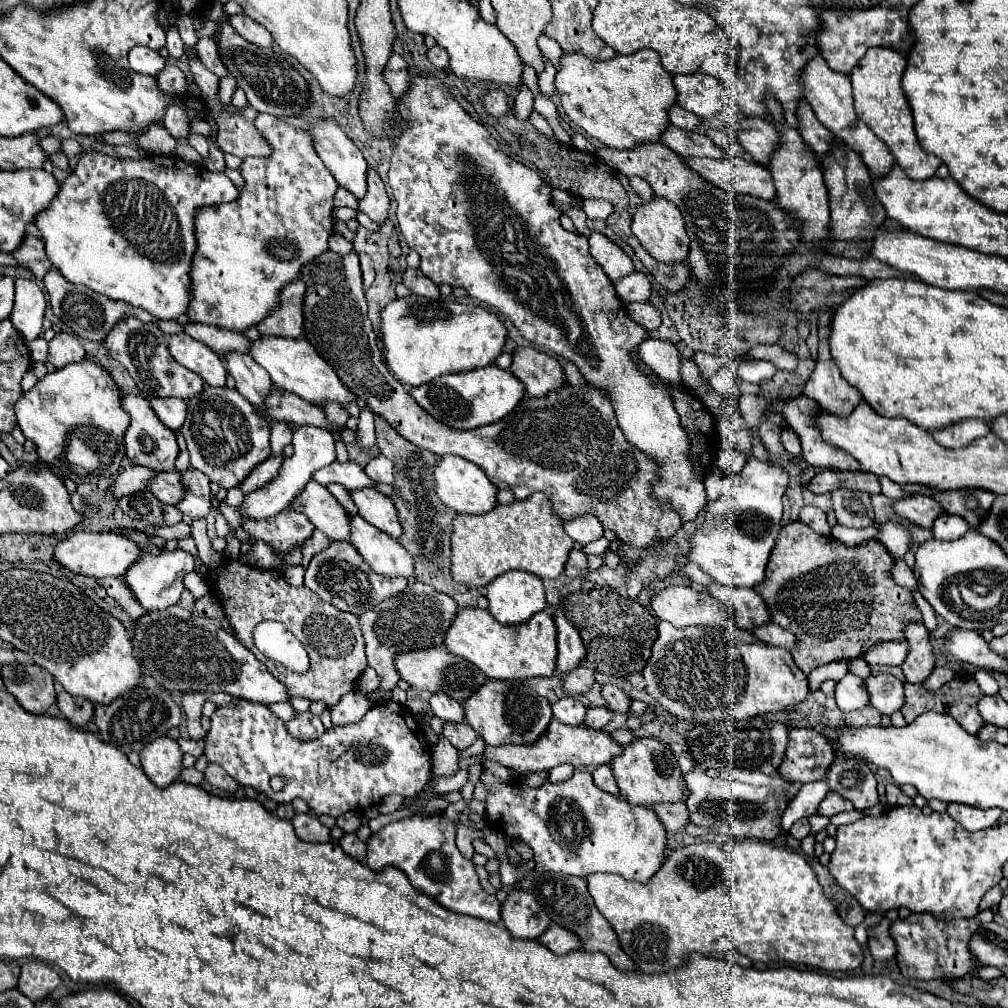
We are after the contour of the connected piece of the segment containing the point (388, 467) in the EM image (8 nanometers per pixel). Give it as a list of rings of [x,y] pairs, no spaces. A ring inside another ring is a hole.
[[[383,455],[373,457],[367,463],[365,473],[367,473],[367,477],[373,477],[375,483],[393,483],[393,463]]]

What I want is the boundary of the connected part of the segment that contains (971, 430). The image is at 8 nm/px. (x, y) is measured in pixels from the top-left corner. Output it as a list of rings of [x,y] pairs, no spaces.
[[[971,419],[971,421],[961,421],[959,425],[951,425],[951,429],[935,429],[933,439],[943,447],[955,449],[955,447],[965,447],[973,439],[979,439],[987,433],[989,433],[989,425],[985,421]]]

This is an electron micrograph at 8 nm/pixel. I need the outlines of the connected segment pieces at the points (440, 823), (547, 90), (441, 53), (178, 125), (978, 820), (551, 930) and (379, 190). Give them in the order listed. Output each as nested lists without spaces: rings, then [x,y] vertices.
[[[443,813],[413,815],[385,825],[381,831],[369,837],[365,863],[373,871],[381,871],[387,865],[401,869],[417,891],[431,895],[449,911],[477,917],[489,923],[501,921],[499,901],[495,899],[495,895],[489,895],[481,889],[473,861],[465,859],[455,847],[455,825]]]
[[[543,57],[543,65],[545,65],[545,71],[539,75],[539,89],[545,95],[551,95],[551,91],[553,91],[553,79],[555,79],[557,71],[555,71],[553,63],[547,57]]]
[[[435,45],[435,47],[431,47],[431,49],[427,51],[427,59],[429,59],[435,67],[439,67],[439,69],[447,69],[447,67],[449,67],[447,51],[445,51],[443,47],[439,47],[439,45]]]
[[[169,105],[165,117],[163,117],[163,125],[169,129],[169,133],[175,139],[187,139],[189,131],[191,131],[191,121],[187,121],[187,113],[183,113],[183,107],[179,105]]]
[[[951,803],[947,807],[947,813],[967,831],[981,831],[987,827],[993,827],[1001,815],[999,809],[975,809],[969,805],[959,805],[959,803]]]
[[[549,925],[547,931],[539,937],[539,943],[545,945],[547,949],[551,949],[557,955],[565,955],[569,951],[575,951],[581,945],[579,939],[573,933],[567,933],[559,925]]]
[[[375,169],[367,171],[367,193],[363,201],[359,201],[359,211],[369,215],[375,223],[383,223],[389,211],[389,199],[385,193],[385,185]]]

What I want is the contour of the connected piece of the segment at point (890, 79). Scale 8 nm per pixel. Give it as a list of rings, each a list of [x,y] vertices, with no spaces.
[[[883,47],[869,49],[867,55],[855,65],[855,69],[851,73],[855,111],[857,111],[859,119],[863,123],[867,123],[869,129],[889,147],[889,151],[893,153],[899,167],[911,179],[929,179],[935,175],[937,167],[941,165],[941,159],[925,153],[915,137],[911,107],[901,89],[901,75],[905,71],[905,65],[907,65],[905,55],[901,55],[893,49],[883,49]]]

